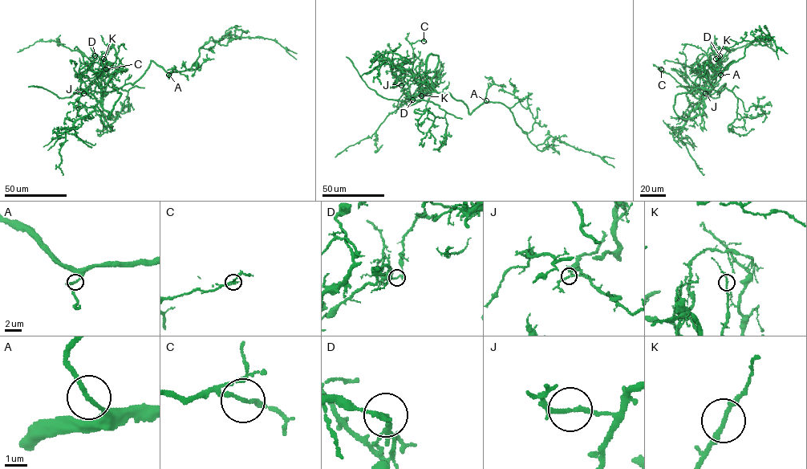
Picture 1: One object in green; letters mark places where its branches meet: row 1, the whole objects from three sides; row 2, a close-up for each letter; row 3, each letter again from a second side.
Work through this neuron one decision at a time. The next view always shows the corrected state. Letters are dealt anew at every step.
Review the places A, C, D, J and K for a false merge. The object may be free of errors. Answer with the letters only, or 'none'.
D

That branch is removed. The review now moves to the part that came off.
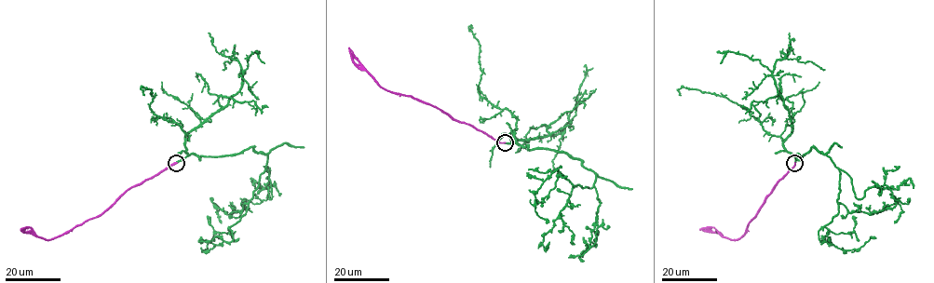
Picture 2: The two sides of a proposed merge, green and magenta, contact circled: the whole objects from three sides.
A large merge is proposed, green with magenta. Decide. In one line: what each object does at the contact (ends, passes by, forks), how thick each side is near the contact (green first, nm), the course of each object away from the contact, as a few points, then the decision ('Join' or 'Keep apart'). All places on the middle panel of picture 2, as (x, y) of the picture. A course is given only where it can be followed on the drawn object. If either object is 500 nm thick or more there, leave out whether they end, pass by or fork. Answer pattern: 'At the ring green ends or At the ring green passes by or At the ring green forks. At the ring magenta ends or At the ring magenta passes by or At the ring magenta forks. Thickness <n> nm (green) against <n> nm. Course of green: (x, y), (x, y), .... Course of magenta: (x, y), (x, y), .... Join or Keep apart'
At the ring green ends. At the ring magenta ends. Thickness 300 nm (green) against 280 nm. Course of green: (504, 142), (563, 151), (596, 176), (583, 188), (561, 166), (550, 175), (535, 194), (547, 223). Course of magenta: (504, 142), (499, 142), (470, 125), (453, 120), (429, 104), (382, 87), (348, 47). Join

